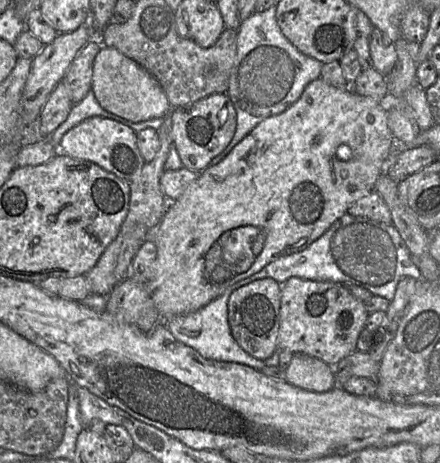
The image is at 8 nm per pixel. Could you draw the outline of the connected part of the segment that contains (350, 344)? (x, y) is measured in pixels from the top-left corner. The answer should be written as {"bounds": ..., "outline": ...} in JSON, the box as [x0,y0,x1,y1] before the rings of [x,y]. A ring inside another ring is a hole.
{"bounds":[278,277,368,367],"outline":[[[292,277],[281,285],[278,350],[304,354],[334,367],[356,351],[358,337],[365,327],[368,316],[364,303],[351,294],[347,285]]]}

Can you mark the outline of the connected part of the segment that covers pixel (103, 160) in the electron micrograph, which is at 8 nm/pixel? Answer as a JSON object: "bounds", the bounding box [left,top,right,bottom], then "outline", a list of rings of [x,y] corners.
{"bounds":[59,117,144,184],"outline":[[[90,117],[63,136],[59,150],[72,158],[92,162],[130,184],[139,176],[144,159],[137,146],[137,134],[128,126],[103,117]]]}

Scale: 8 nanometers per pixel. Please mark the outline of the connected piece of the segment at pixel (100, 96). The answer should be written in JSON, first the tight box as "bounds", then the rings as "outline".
{"bounds":[91,46,172,123],"outline":[[[102,46],[96,55],[91,90],[103,109],[134,123],[164,118],[172,110],[157,79],[115,48]]]}

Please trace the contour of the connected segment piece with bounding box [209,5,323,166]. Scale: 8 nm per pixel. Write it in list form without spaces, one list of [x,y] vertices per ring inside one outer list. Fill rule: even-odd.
[[[276,6],[254,12],[237,29],[237,49],[230,71],[227,96],[237,116],[236,130],[227,147],[209,163],[214,166],[264,119],[280,114],[296,102],[305,86],[320,78],[323,63],[300,52],[281,32],[276,21]]]

